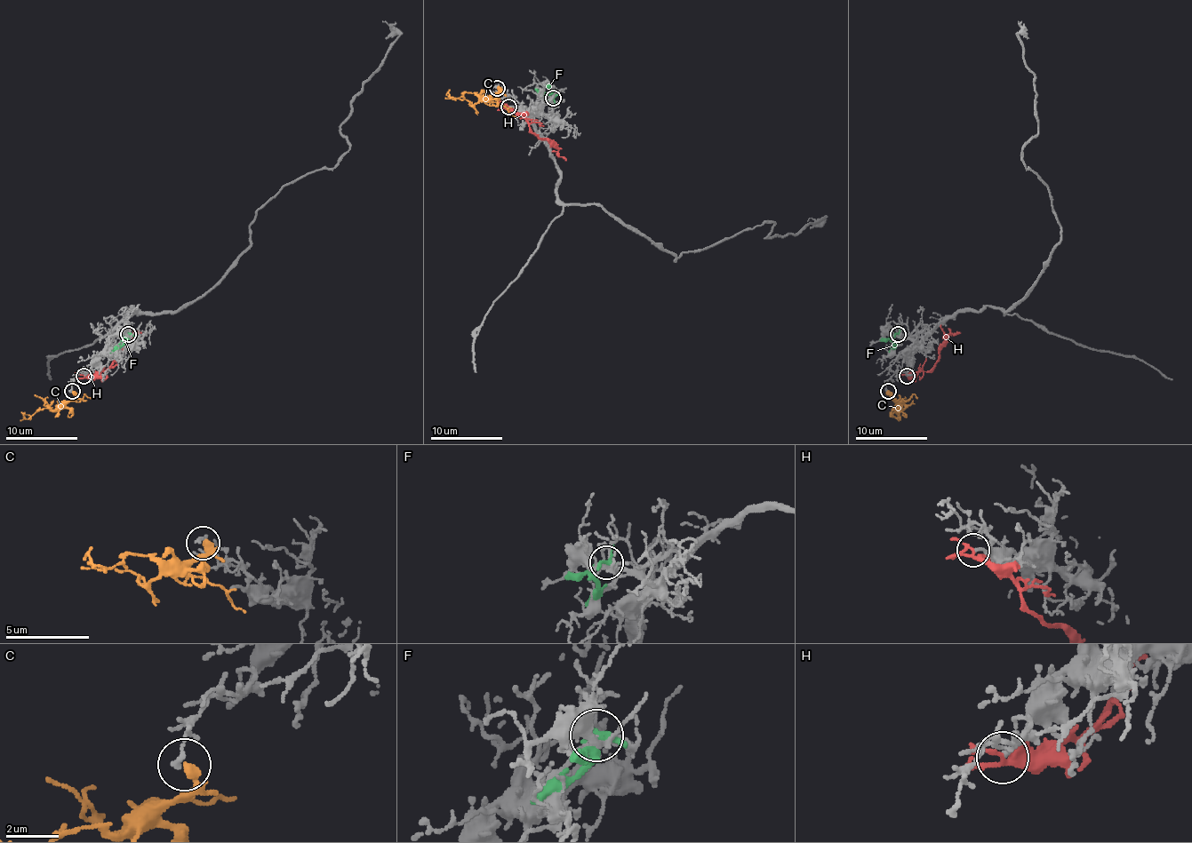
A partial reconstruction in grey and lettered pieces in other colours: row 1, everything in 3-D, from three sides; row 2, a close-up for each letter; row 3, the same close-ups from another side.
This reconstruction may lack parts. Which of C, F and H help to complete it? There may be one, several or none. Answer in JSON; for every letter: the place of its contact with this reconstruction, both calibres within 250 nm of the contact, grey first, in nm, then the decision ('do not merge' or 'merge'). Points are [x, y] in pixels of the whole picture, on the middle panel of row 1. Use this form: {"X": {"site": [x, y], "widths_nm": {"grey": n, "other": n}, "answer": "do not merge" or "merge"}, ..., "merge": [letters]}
{"C": {"site": [497, 88], "widths_nm": {"grey": 180, "other": 440}, "answer": "do not merge"}, "F": {"site": [553, 98], "widths_nm": {"grey": 240, "other": 180}, "answer": "do not merge"}, "H": {"site": [508, 107], "widths_nm": {"grey": 180, "other": 200}, "answer": "do not merge"}, "merge": []}

